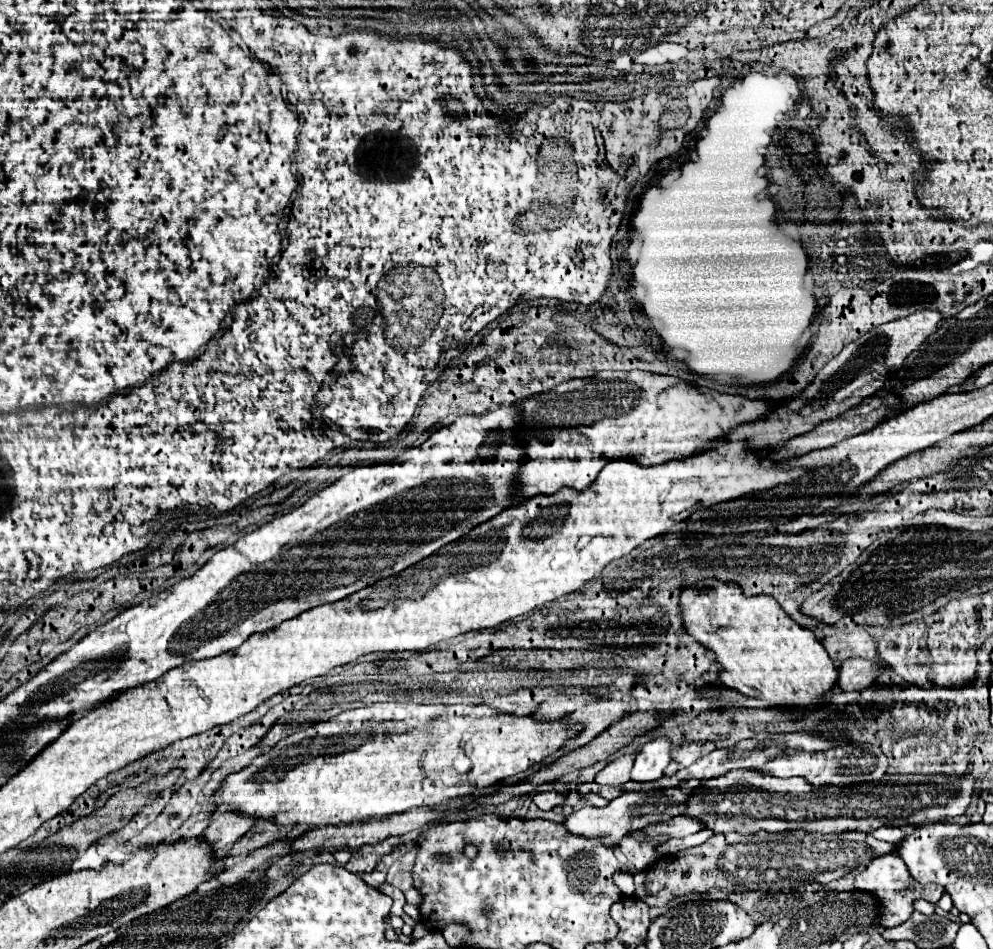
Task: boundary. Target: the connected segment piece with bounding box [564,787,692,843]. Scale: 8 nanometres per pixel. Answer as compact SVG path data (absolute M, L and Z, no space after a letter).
M674 787L674 791L670 789L664 789L664 791L654 791L654 793L640 793L640 791L626 791L622 793L620 797L616 797L614 801L610 801L610 805L598 809L598 807L584 807L576 813L572 813L564 825L570 833L576 833L576 835L594 835L594 837L602 837L604 843L616 843L620 841L624 835L636 831L636 829L642 829L650 823L660 823L660 821L666 821L674 815L682 815L684 811L684 805L688 801L688 797L692 795L692 791L684 793L682 787Z

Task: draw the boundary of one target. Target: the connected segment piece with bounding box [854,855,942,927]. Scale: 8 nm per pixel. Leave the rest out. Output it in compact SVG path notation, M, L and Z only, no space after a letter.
M882 855L872 859L864 871L856 875L856 889L858 891L870 891L870 895L876 895L880 899L880 919L876 919L882 927L896 927L904 923L912 915L912 901L916 899L926 899L930 903L938 903L942 897L942 889L932 889L932 885L920 885L916 883L910 875L908 869L904 867L904 861L900 861L898 855Z

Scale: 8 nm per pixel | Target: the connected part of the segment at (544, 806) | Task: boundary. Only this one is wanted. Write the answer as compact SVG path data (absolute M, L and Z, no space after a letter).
M554 791L536 793L536 795L534 795L534 803L536 803L538 809L542 809L542 811L550 811L550 809L554 809L554 807L558 807L558 805L564 803L564 795L554 793Z

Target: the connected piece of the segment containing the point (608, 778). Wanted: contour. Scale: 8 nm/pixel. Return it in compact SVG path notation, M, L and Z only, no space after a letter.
M624 755L624 757L612 761L606 769L602 769L602 771L596 775L596 783L618 787L618 785L630 781L632 763L634 763L634 755Z

